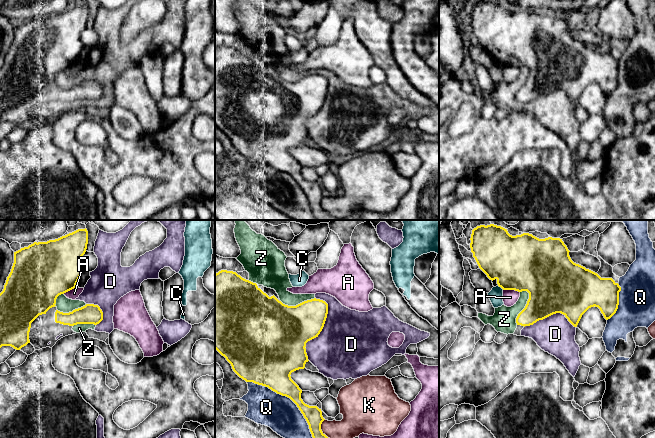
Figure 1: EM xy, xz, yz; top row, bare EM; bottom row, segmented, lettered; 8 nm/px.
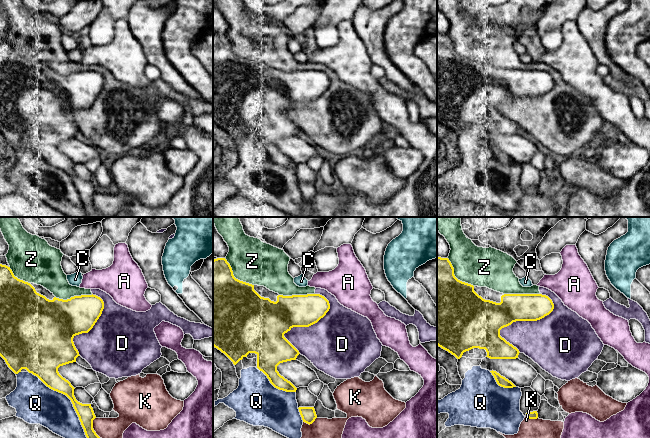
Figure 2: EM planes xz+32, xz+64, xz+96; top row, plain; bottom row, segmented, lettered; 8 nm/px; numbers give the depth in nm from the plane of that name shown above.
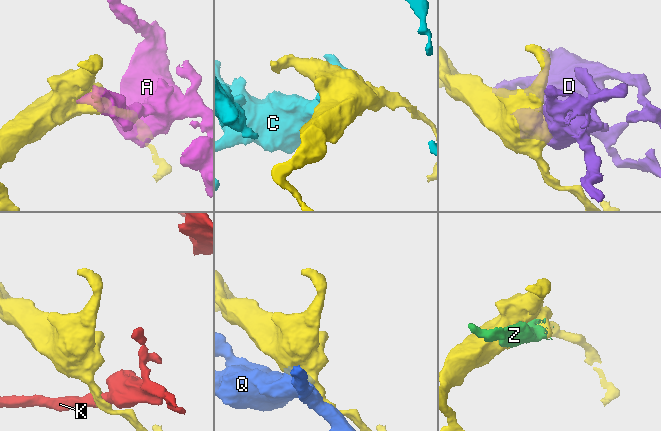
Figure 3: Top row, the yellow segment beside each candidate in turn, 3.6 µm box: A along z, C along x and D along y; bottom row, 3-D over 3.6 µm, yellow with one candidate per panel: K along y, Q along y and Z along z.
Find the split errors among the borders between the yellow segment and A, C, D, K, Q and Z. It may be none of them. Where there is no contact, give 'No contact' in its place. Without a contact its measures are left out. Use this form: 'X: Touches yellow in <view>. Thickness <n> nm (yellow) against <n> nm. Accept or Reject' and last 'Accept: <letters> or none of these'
A: Touches yellow in yz. Thickness 460 nm (yellow) against 120 nm. Reject
C: Touches yellow in yz. Thickness 440 nm (yellow) against 110 nm. Reject
D: Touches yellow in xz. Thickness 360 nm (yellow) against 500 nm. Reject
K: Touches yellow in xz. Thickness 140 nm (yellow) against 200 nm. Reject
Q: Touches yellow in xz. Thickness 260 nm (yellow) against 280 nm. Reject
Z: Touches yellow in yz. Thickness 380 nm (yellow) against 190 nm. Reject
Accept: none of these

